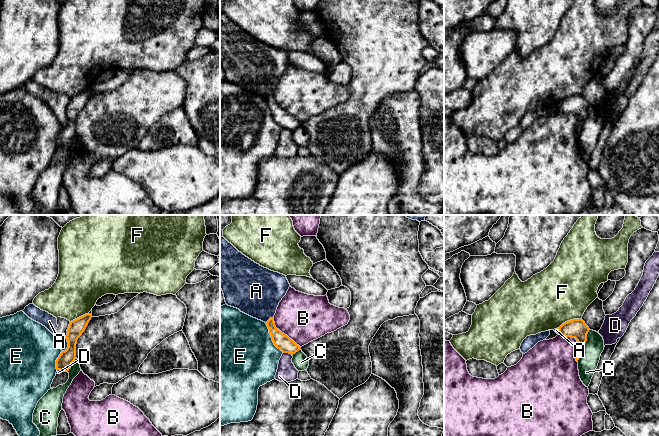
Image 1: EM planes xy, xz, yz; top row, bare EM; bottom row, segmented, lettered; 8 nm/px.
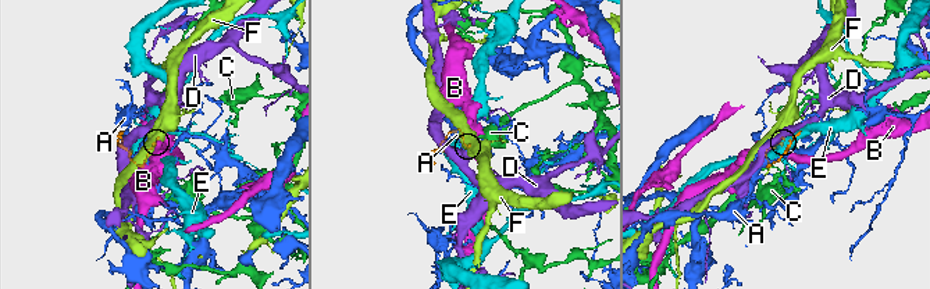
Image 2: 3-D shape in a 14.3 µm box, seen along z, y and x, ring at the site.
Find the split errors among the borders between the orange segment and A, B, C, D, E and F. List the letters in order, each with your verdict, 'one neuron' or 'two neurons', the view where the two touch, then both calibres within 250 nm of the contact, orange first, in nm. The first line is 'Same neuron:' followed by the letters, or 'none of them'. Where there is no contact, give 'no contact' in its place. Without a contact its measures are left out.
Same neuron: none of them
A: two neurons; meets orange in xz; 120 nm thick on the orange side, 400 nm on the other
B: two neurons; meets orange in xz; 120 nm thick on the orange side, 380 nm on the other
C: two neurons; meets orange in yz; 160 nm thick on the orange side, 160 nm on the other
D: two neurons; meets orange in xz; 120 nm thick on the orange side, 160 nm on the other
E: two neurons; meets orange in xz; 120 nm thick on the orange side, 500 nm on the other
F: two neurons; meets orange in yz; 160 nm thick on the orange side, 460 nm on the other

